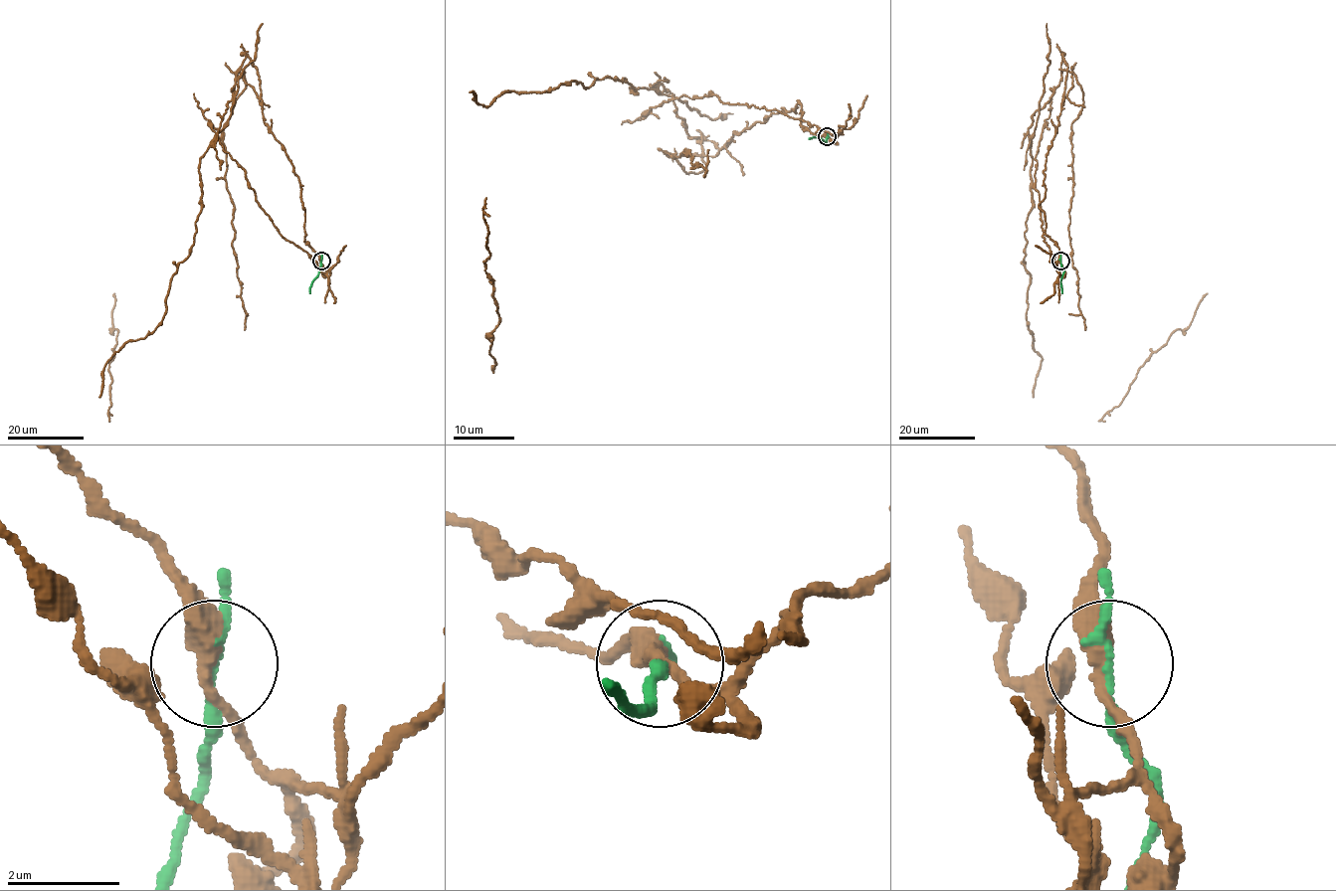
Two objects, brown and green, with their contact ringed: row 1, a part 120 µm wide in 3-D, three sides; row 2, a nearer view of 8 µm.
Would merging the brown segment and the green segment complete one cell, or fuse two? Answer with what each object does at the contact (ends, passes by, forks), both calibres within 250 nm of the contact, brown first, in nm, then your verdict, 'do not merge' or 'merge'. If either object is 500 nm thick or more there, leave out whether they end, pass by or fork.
brown forks there; green passes by; 280 nm thick on the brown side, 140 nm on the other; do not merge

